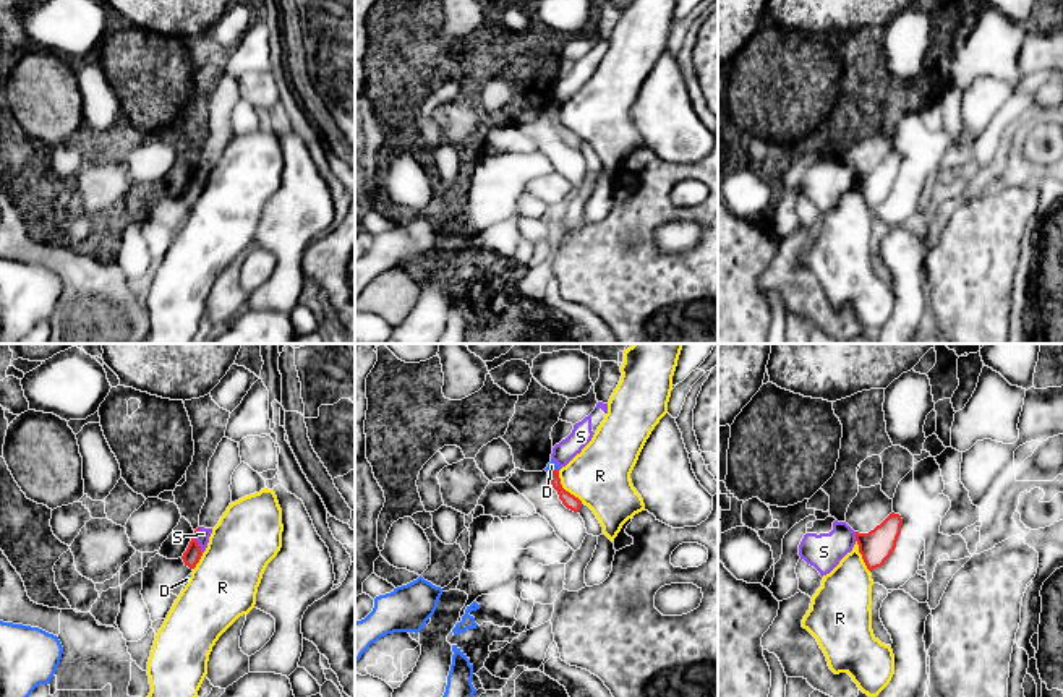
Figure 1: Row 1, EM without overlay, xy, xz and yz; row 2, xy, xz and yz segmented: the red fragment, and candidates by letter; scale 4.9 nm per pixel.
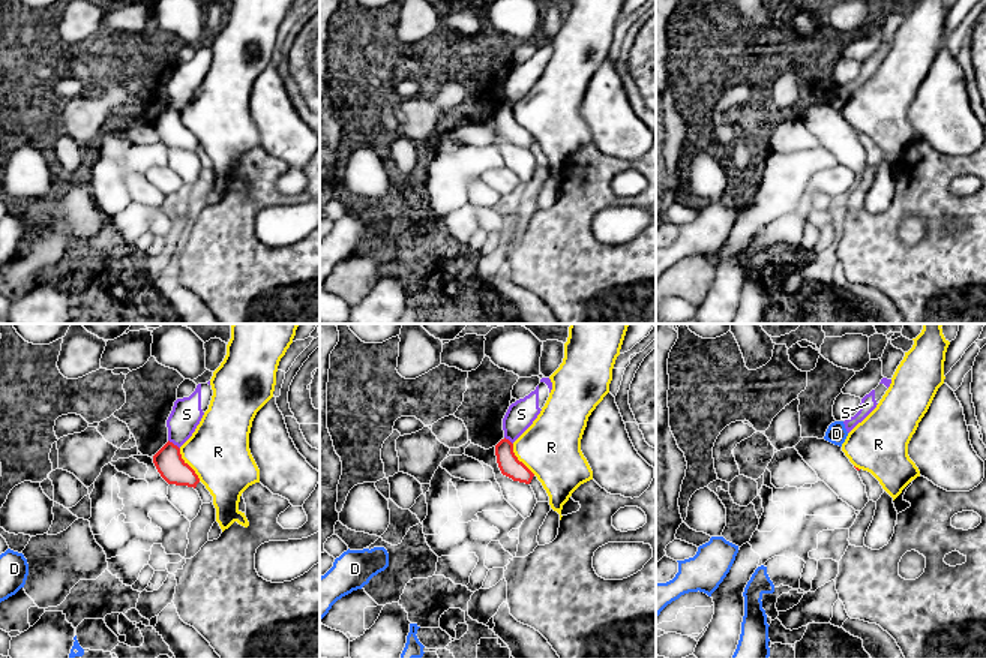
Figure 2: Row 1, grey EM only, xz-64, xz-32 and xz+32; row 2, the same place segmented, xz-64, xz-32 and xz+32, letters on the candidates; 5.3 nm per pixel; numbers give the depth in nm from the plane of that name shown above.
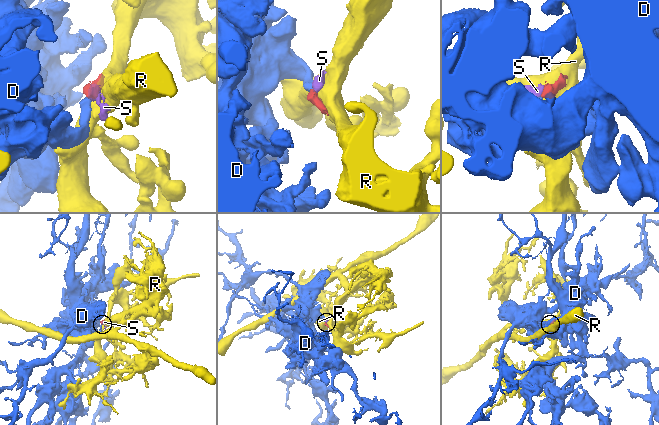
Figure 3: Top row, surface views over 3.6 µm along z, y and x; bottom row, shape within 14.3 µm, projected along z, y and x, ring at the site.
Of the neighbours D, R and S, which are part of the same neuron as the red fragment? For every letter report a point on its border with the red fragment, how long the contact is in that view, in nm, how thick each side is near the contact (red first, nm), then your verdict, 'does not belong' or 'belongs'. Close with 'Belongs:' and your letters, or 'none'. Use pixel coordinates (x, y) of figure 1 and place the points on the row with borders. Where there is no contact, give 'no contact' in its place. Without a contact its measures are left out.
D: meets red in xz at (553, 470); contact 60 nm long; 70 nm thick on the red side, 50 nm on the other; does not belong
R: meets red in xz at (563, 488); contact 200 nm long; 70 nm thick on the red side, 300 nm on the other; does not belong
S: meets red in xy at (195, 540); contact 130 nm long; 90 nm thick on the red side, 70 nm on the other; does not belong
Belongs: none

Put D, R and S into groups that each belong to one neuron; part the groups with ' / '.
D S / R

